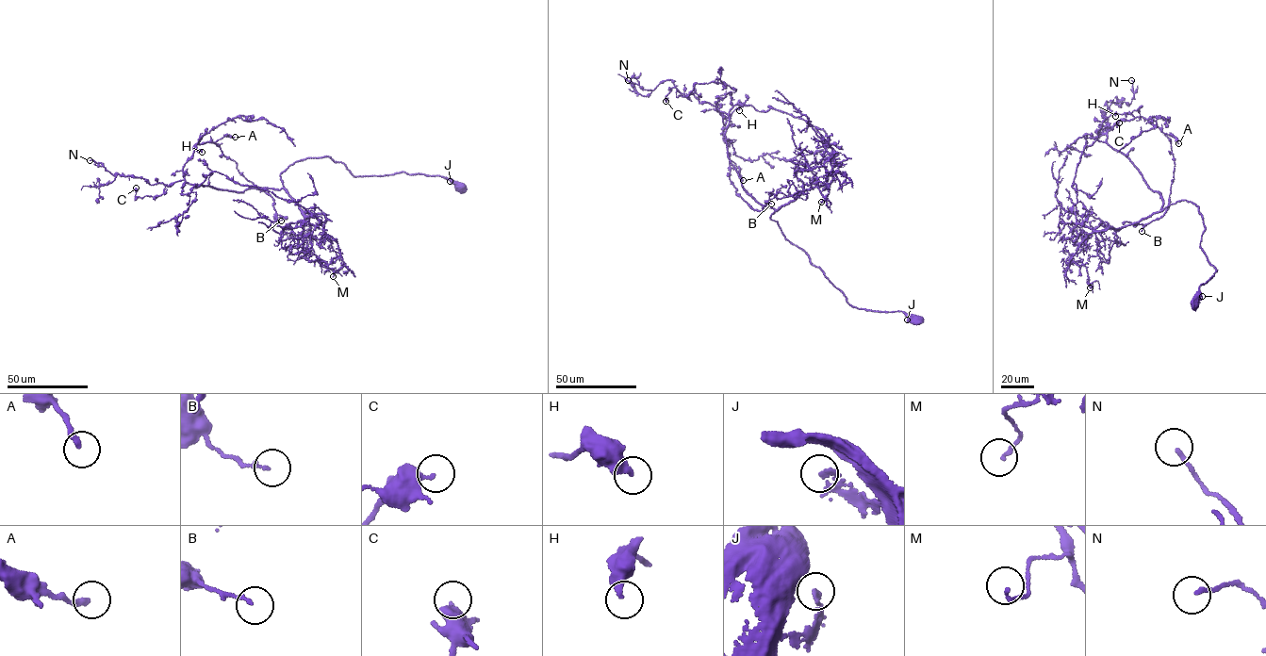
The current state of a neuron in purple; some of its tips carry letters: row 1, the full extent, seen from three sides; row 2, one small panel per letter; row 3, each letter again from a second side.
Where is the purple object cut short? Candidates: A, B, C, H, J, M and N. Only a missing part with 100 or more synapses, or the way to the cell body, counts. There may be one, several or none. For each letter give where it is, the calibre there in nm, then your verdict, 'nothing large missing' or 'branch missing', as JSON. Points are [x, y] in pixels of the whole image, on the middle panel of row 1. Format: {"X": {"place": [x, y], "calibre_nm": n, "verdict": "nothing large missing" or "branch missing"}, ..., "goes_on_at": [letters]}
{"A": {"place": [743, 180], "calibre_nm": 240, "verdict": "nothing large missing"}, "B": {"place": [771, 204], "calibre_nm": 130, "verdict": "nothing large missing"}, "C": {"place": [665, 101], "calibre_nm": 280, "verdict": "nothing large missing"}, "H": {"place": [739, 110], "calibre_nm": 360, "verdict": "nothing large missing"}, "J": {"place": [907, 319], "calibre_nm": 120, "verdict": "nothing large missing"}, "M": {"place": [821, 202], "calibre_nm": 140, "verdict": "nothing large missing"}, "N": {"place": [628, 80], "calibre_nm": 140, "verdict": "nothing large missing"}, "goes_on_at": []}

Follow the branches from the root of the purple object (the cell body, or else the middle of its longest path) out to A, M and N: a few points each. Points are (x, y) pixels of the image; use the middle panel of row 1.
A: (917, 319), (852, 306), (786, 238), (775, 210), (743, 188), (717, 107), (743, 180)
M: (917, 319), (852, 306), (771, 219), (829, 184), (831, 172), (846, 174), (818, 178), (821, 202)
N: (917, 319), (852, 306), (786, 238), (731, 163), (728, 115), (670, 79), (646, 96), (628, 80)

